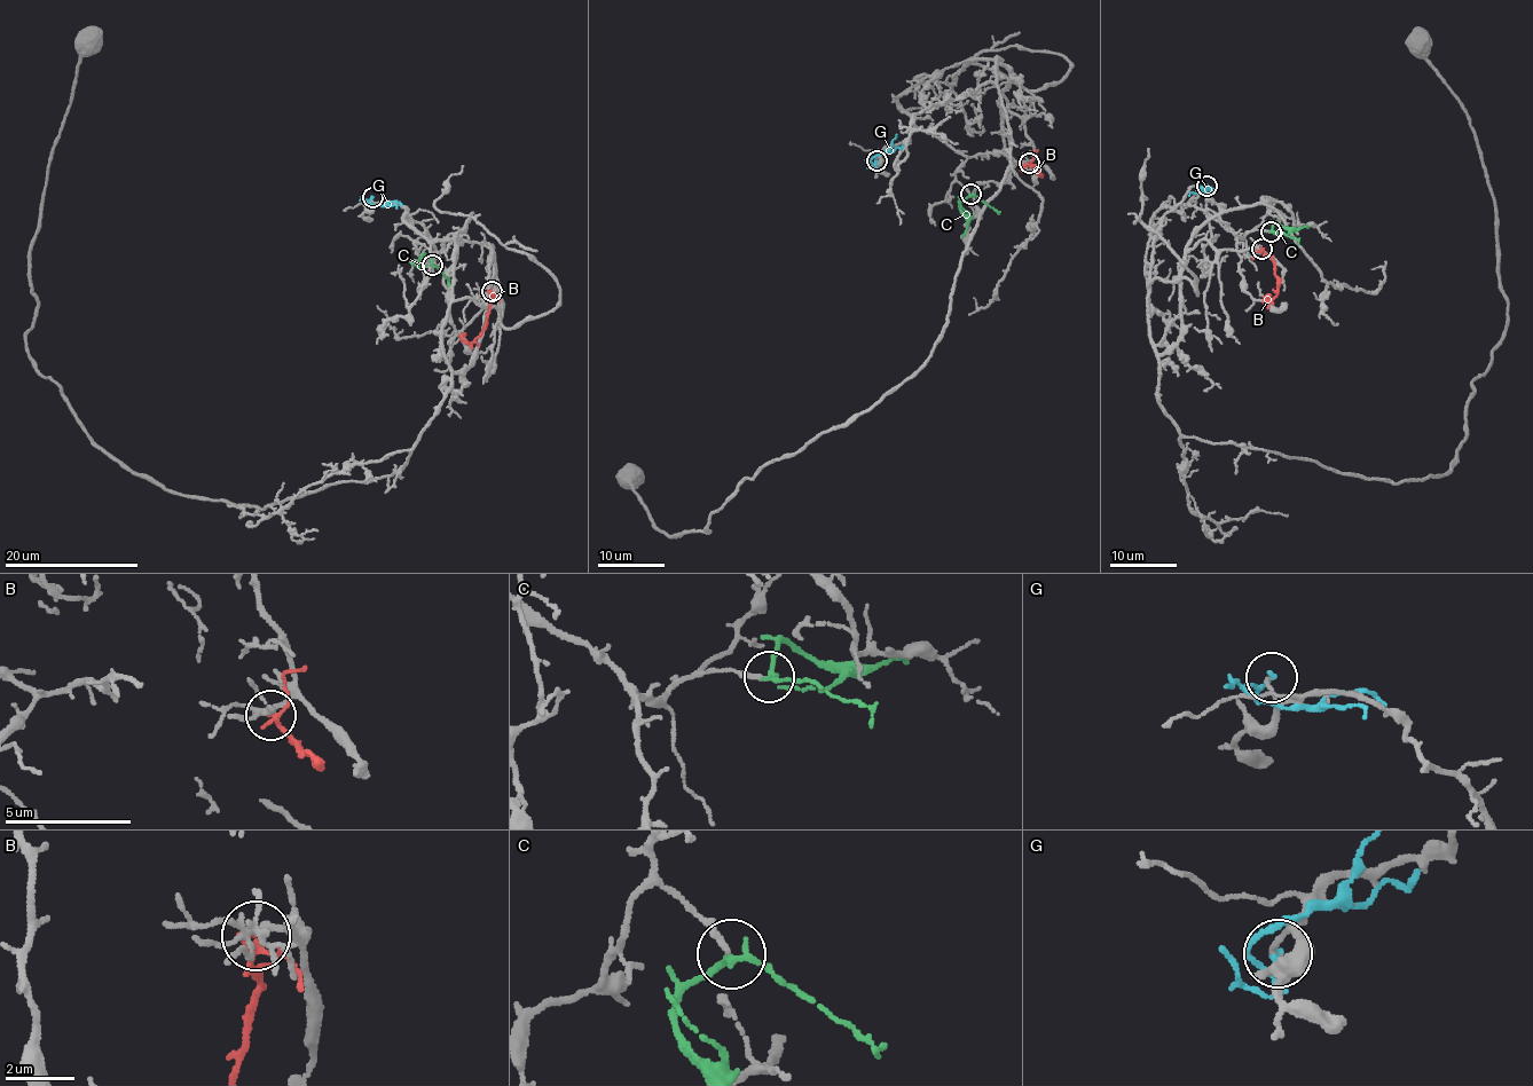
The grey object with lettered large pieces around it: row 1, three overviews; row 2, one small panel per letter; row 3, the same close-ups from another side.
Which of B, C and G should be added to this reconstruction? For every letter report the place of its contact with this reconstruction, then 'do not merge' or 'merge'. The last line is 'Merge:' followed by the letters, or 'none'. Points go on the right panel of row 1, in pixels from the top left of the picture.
B: meets grey at (1262, 249); do not merge
C: meets grey at (1271, 231); do not merge
G: meets grey at (1207, 186); do not merge
Merge: none

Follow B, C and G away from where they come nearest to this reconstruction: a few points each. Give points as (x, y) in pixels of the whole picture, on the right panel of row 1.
B: (1262, 249), (1273, 262), (1276, 284), (1275, 296), (1267, 304), (1265, 300), (1271, 294)
C: (1271, 231), (1275, 221), (1295, 228), (1307, 227)
G: (1207, 187), (1204, 193), (1190, 191), (1189, 195)

